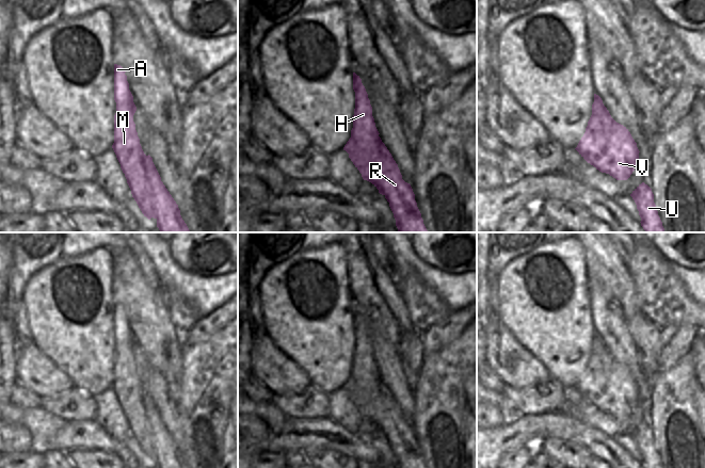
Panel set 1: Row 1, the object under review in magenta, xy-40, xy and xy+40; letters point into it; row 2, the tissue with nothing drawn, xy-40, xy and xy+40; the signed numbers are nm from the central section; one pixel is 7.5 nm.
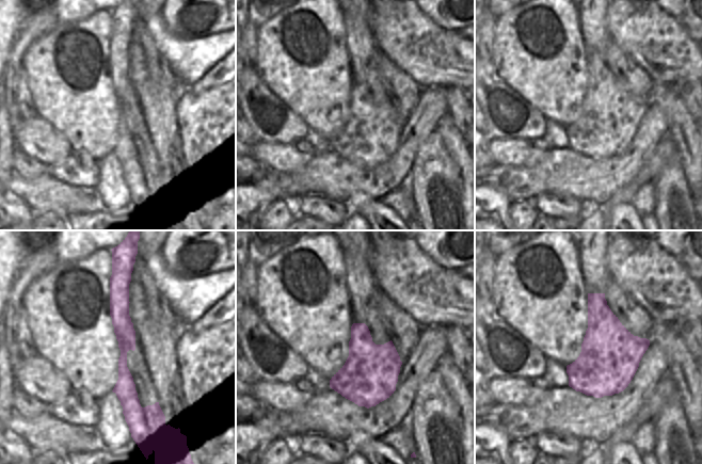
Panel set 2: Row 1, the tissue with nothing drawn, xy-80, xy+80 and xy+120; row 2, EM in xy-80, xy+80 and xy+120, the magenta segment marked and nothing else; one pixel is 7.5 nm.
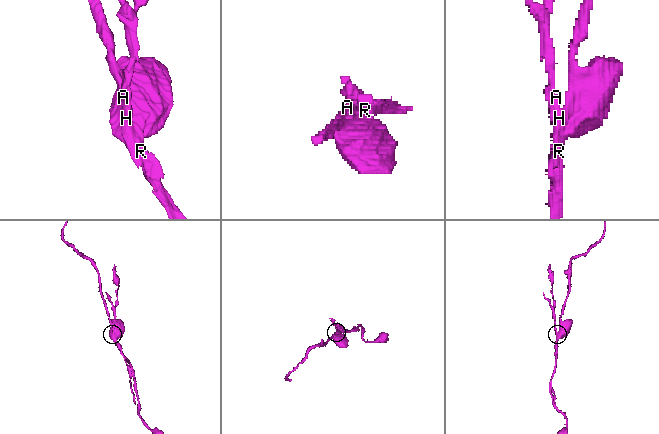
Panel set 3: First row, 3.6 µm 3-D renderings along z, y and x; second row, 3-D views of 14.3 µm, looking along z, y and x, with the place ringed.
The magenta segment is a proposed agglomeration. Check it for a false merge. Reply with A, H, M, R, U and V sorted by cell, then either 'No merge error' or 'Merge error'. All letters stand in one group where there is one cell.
Groups: A H M / R U V. Merge error

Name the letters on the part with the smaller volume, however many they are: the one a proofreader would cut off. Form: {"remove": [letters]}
{"remove": ["A", "H", "M"]}

